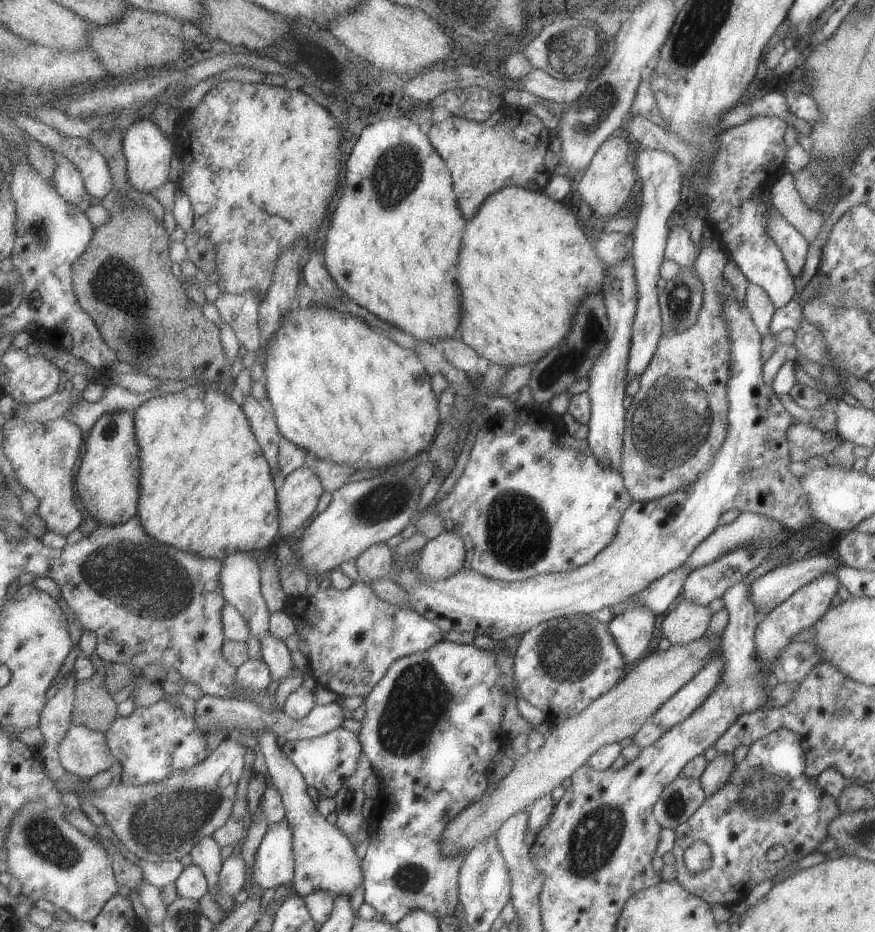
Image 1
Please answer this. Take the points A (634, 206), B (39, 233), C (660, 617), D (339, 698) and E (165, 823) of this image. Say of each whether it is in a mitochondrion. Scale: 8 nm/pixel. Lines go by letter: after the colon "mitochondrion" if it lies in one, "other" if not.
A: other
B: mitochondrion
C: other
D: other
E: mitochondrion

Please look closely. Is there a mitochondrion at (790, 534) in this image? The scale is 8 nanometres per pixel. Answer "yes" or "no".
no

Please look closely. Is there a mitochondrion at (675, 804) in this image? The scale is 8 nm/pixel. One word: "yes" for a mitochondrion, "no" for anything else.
yes

